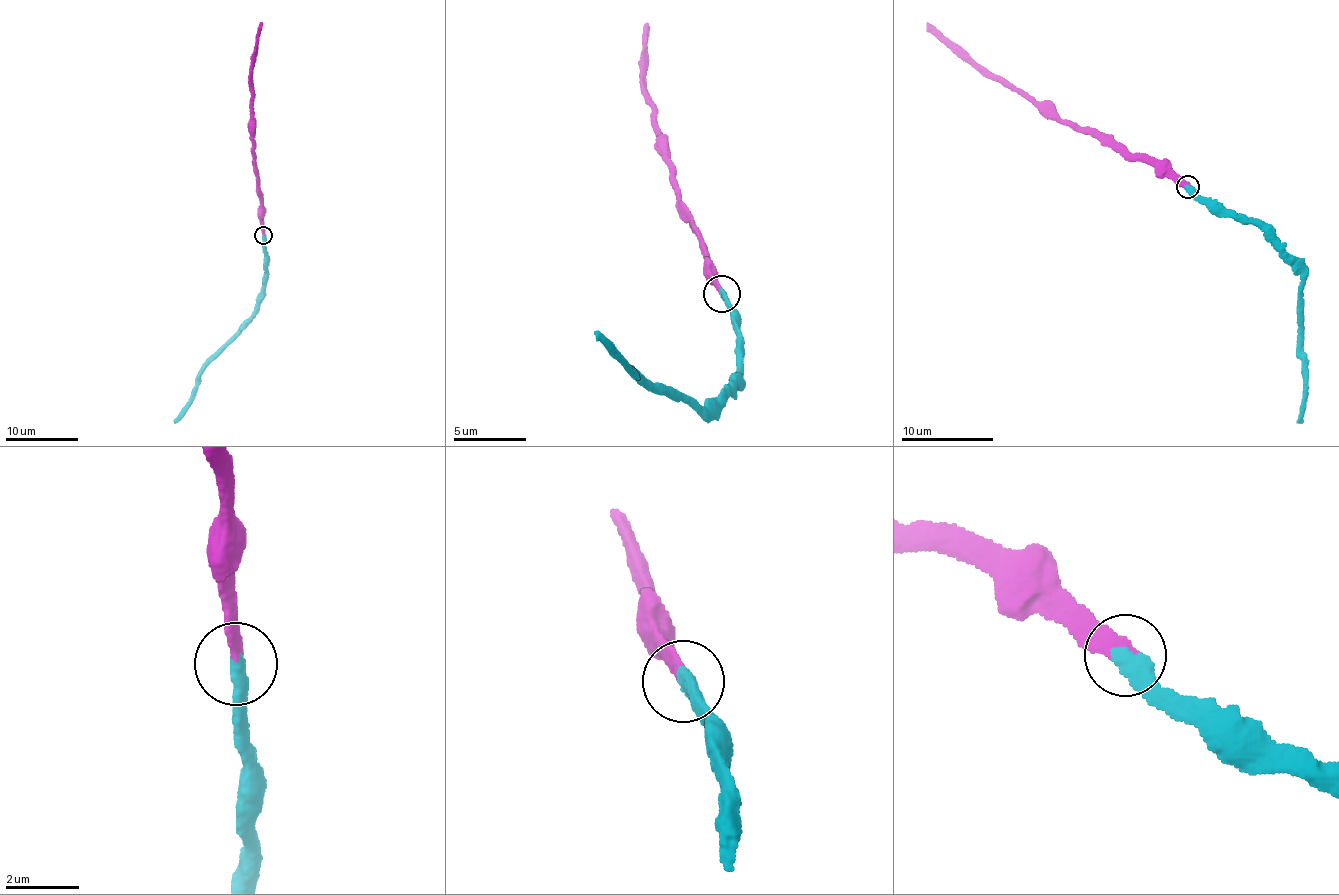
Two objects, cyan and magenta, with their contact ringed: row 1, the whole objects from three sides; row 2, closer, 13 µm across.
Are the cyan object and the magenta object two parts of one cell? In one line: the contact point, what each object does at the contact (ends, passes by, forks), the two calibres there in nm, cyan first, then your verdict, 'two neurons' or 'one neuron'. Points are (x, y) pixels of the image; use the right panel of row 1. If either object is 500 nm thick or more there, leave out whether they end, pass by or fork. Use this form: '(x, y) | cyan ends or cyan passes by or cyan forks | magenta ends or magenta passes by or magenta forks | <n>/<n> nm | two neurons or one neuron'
(1188, 187) | 500/400 nm | one neuron

